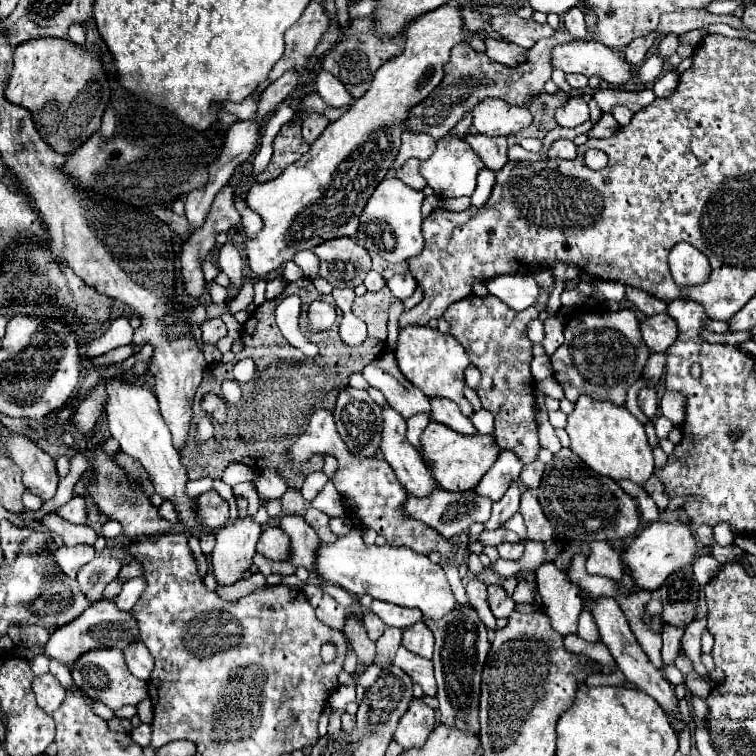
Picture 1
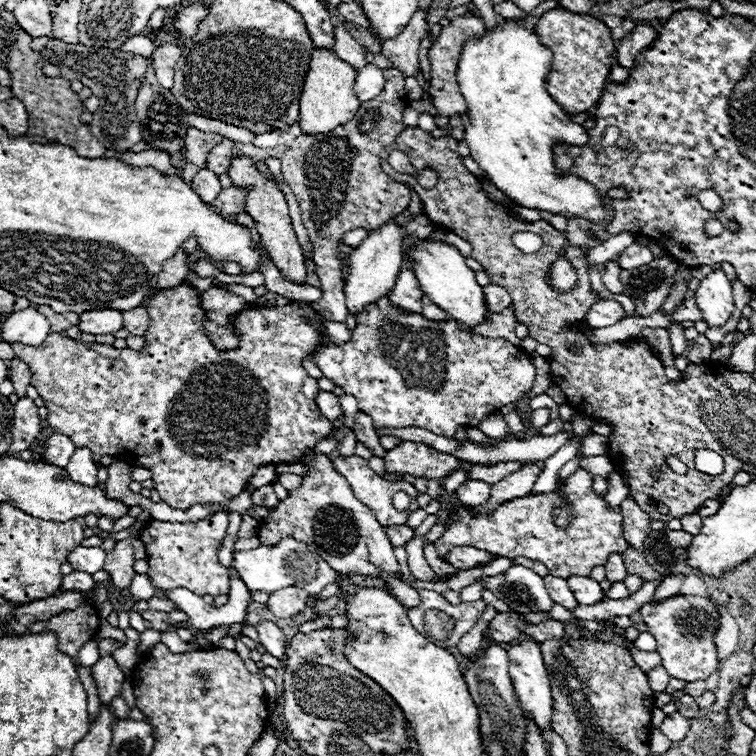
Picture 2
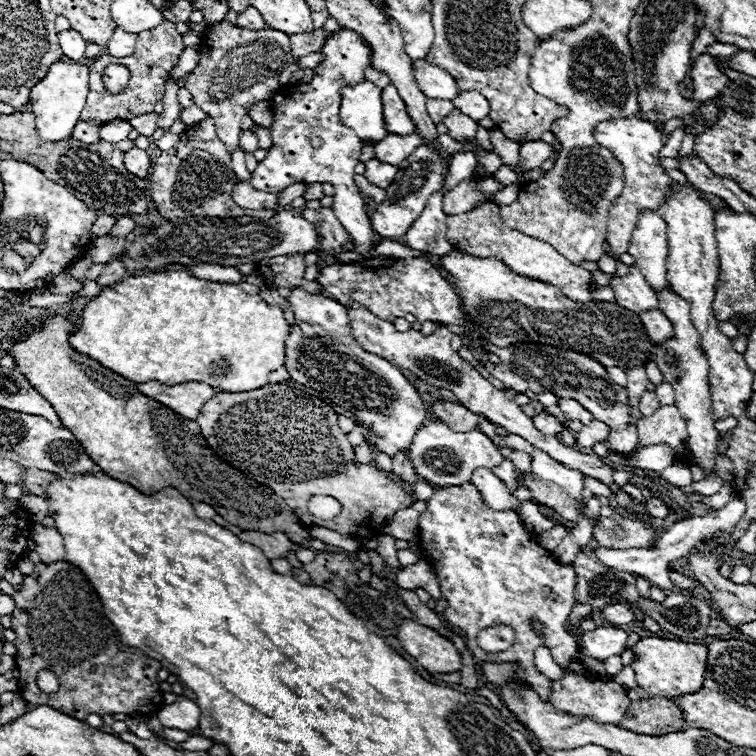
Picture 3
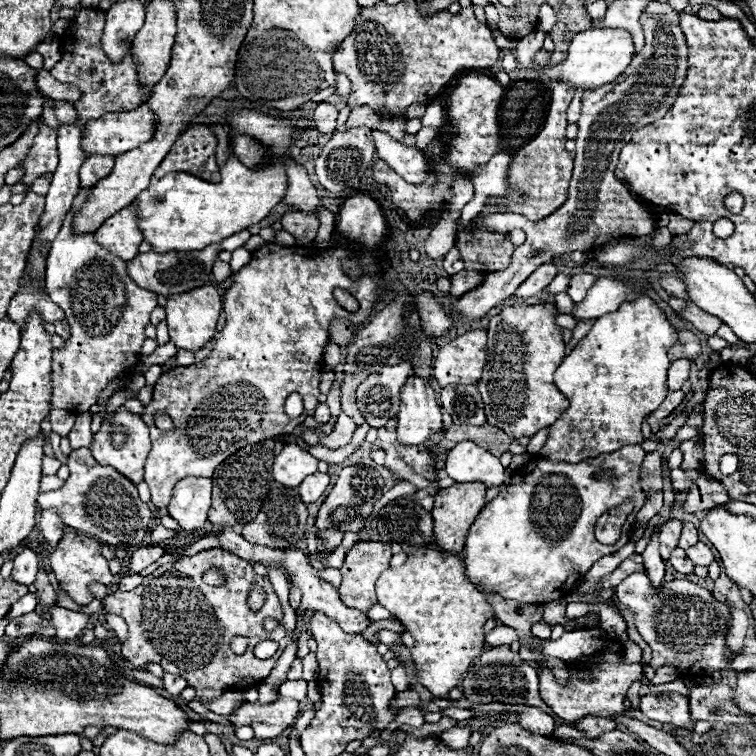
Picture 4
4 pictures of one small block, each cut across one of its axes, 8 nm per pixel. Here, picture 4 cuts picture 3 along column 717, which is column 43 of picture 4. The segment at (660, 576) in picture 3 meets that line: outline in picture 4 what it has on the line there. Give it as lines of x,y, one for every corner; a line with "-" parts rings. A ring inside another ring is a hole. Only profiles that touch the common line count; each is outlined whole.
42,510
38,526
40,526
44,538
48,540
48,544
54,548
60,542
62,534
64,534
64,522
56,514
52,514
50,510

